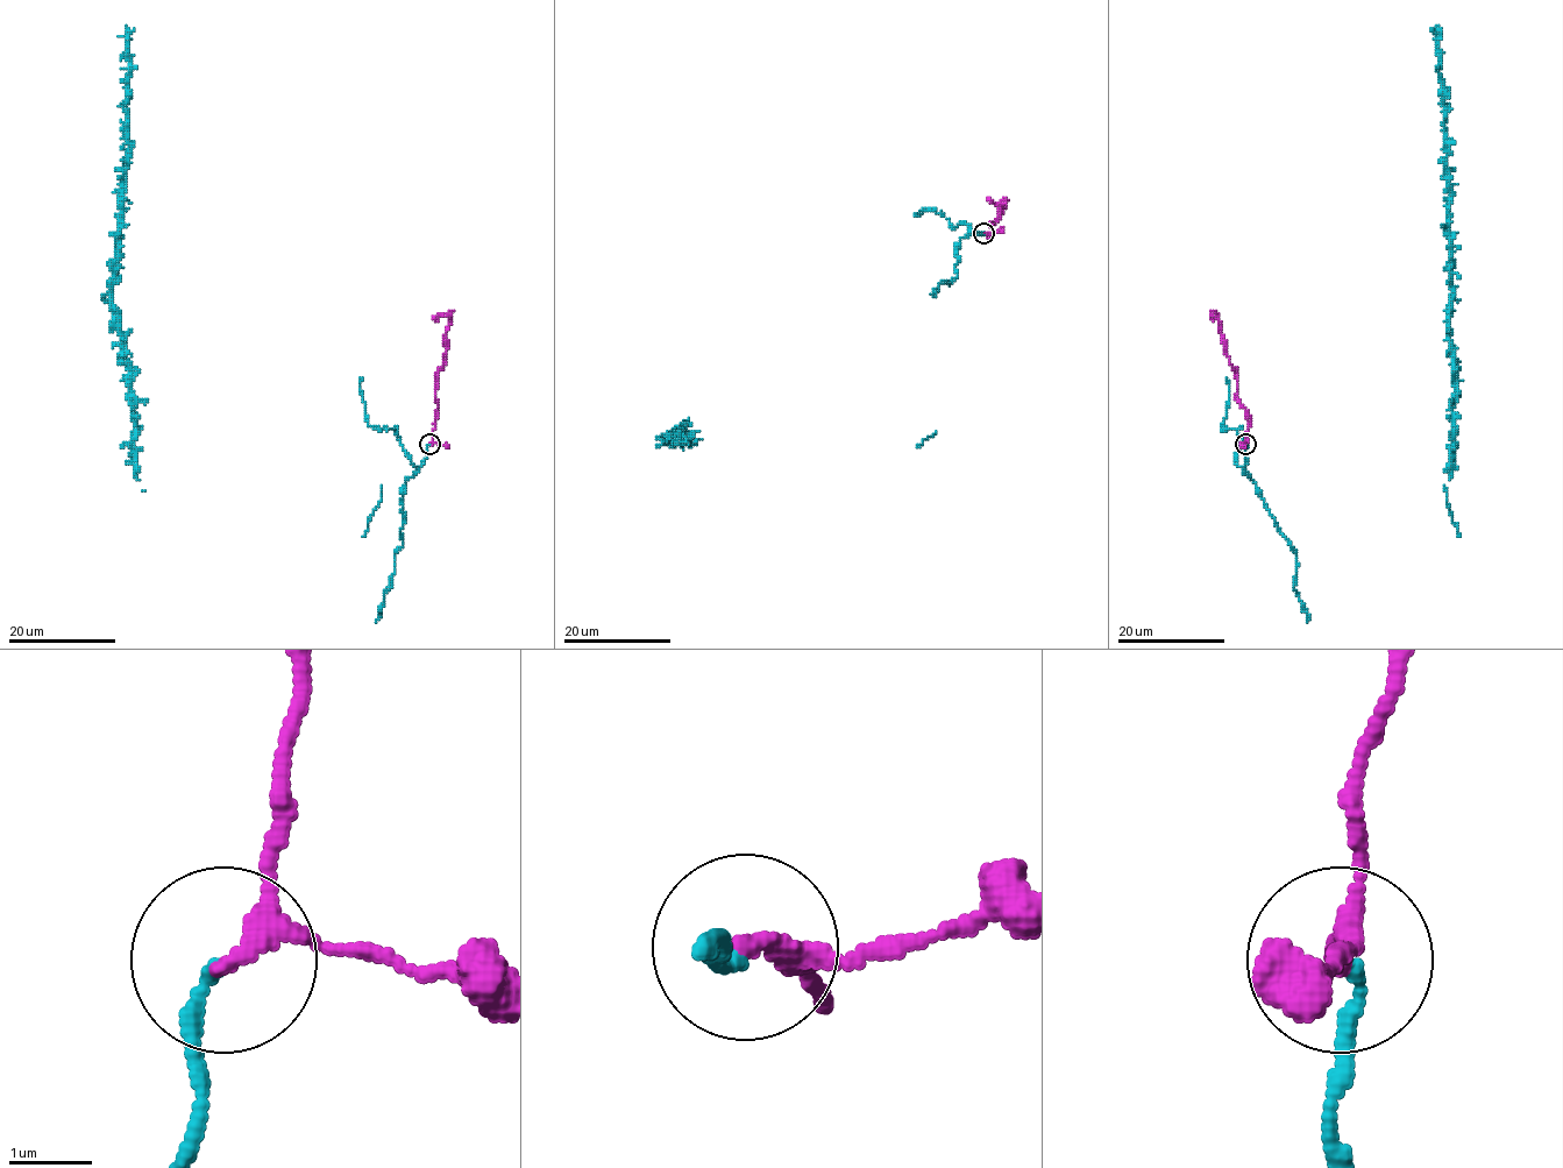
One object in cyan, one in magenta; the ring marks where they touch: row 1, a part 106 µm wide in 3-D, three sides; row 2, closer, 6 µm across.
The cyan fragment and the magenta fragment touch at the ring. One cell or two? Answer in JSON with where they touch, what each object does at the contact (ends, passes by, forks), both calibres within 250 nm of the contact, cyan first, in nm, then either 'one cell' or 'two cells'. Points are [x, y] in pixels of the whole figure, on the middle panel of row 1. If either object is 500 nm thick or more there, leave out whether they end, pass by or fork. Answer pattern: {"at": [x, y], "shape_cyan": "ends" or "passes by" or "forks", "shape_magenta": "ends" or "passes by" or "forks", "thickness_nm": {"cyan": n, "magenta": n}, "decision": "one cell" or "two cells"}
{"at": [984, 233], "shape_cyan": "ends", "shape_magenta": "passes by", "thickness_nm": {"cyan": 160, "magenta": 200}, "decision": "one cell"}

